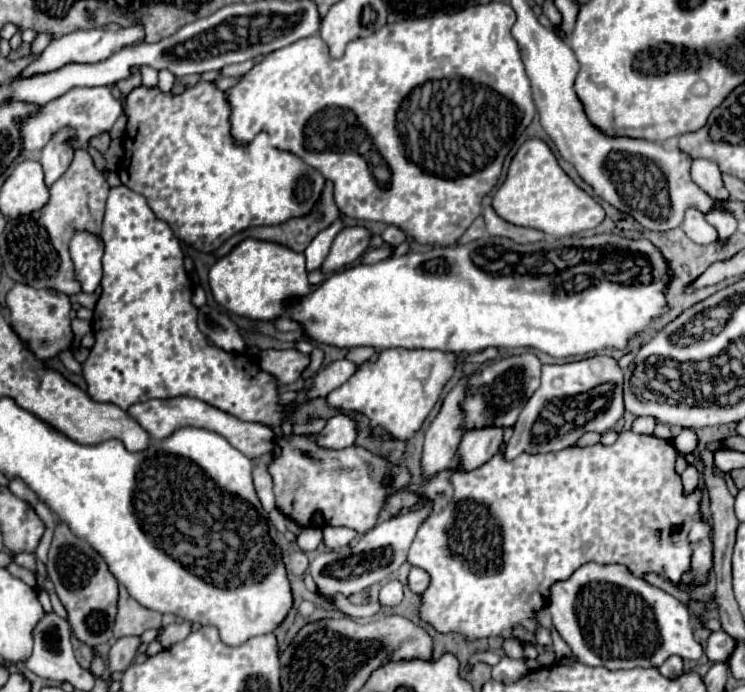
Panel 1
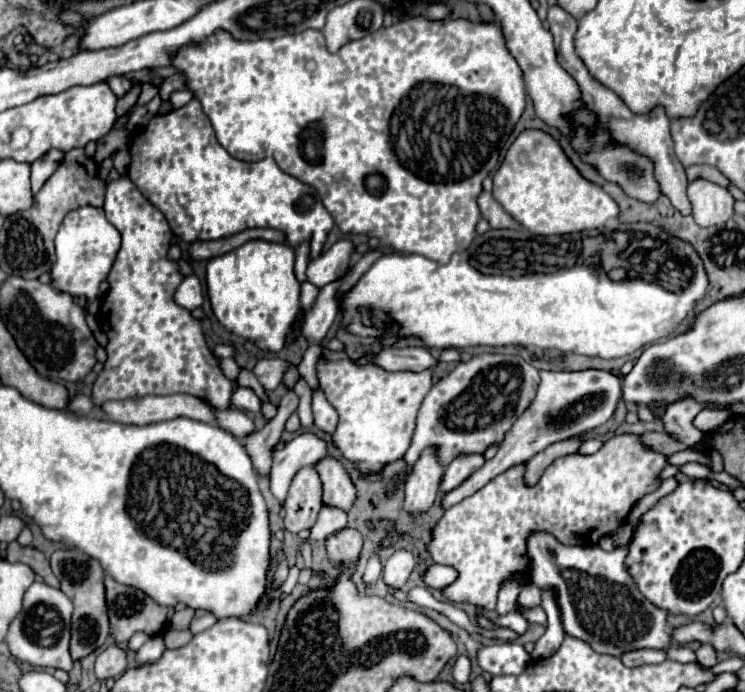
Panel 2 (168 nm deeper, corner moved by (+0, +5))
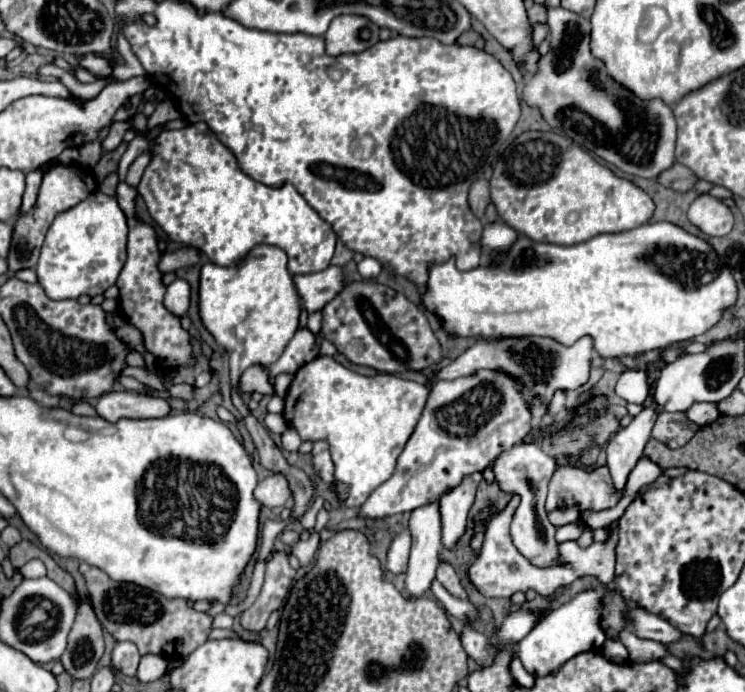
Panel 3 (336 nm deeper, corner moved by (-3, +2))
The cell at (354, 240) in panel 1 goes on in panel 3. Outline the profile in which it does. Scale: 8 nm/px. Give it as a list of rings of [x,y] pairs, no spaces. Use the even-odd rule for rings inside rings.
[[[329,265],[327,269],[311,275],[295,275],[293,277],[299,305],[303,311],[313,313],[325,307],[327,301],[331,301],[341,289],[343,289],[343,273],[341,267]]]

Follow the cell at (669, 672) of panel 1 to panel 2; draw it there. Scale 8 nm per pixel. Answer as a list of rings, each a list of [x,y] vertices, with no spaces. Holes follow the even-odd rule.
[[[634,650],[634,652],[626,652],[620,660],[626,666],[642,666],[642,664],[660,664],[668,658],[668,654],[664,650]]]

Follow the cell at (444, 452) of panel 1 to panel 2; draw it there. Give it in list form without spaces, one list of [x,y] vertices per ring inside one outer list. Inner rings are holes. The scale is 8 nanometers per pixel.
[[[426,448],[420,454],[420,460],[412,464],[412,472],[408,472],[404,508],[410,512],[428,510],[438,496],[442,474],[444,474],[444,464],[440,464],[436,448]]]

